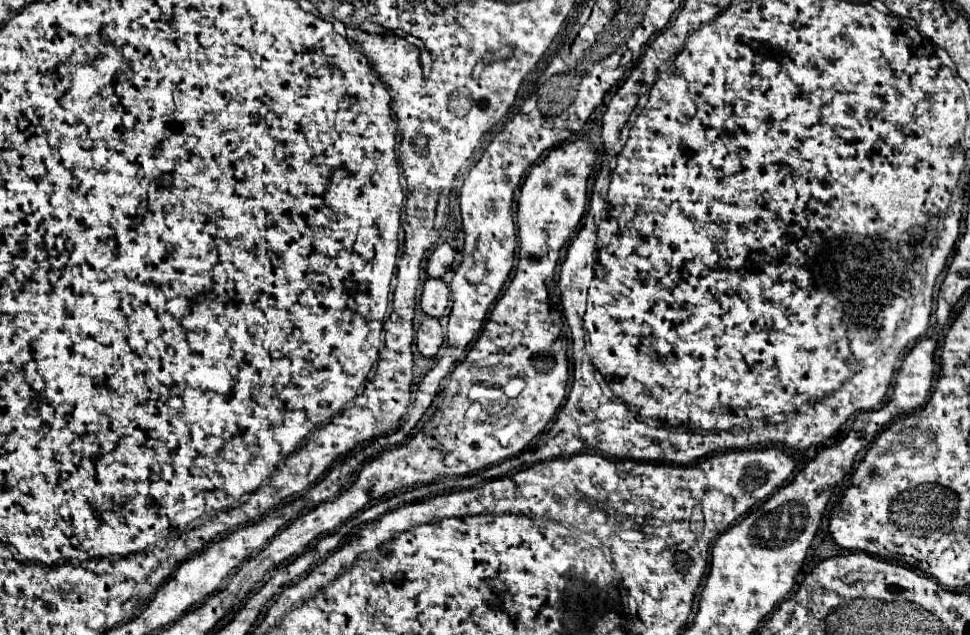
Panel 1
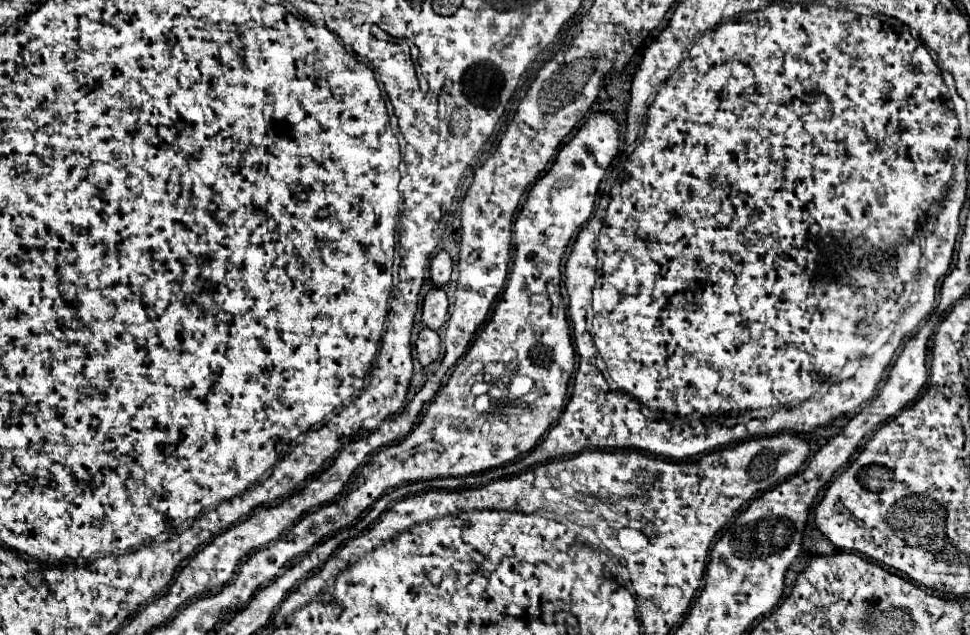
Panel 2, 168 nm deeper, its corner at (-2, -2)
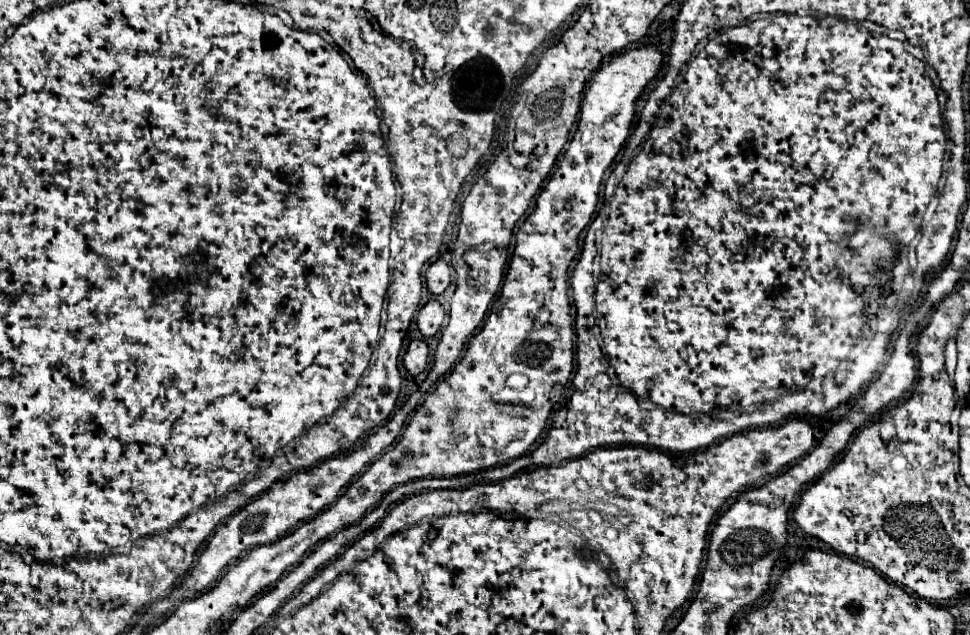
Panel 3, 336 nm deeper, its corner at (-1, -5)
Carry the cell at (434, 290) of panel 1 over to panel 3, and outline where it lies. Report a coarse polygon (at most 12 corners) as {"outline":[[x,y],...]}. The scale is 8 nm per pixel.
{"outline":[[430,300],[416,318],[418,330],[430,338],[444,322],[444,308]]}

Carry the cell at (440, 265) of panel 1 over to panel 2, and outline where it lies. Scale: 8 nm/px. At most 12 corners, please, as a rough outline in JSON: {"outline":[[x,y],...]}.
{"outline":[[439,251],[429,265],[435,287],[451,277],[451,257]]}

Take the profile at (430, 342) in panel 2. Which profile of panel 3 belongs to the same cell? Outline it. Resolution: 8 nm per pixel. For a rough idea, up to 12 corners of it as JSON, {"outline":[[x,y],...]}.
{"outline":[[412,340],[404,354],[410,374],[420,374],[428,366],[428,346]]}

